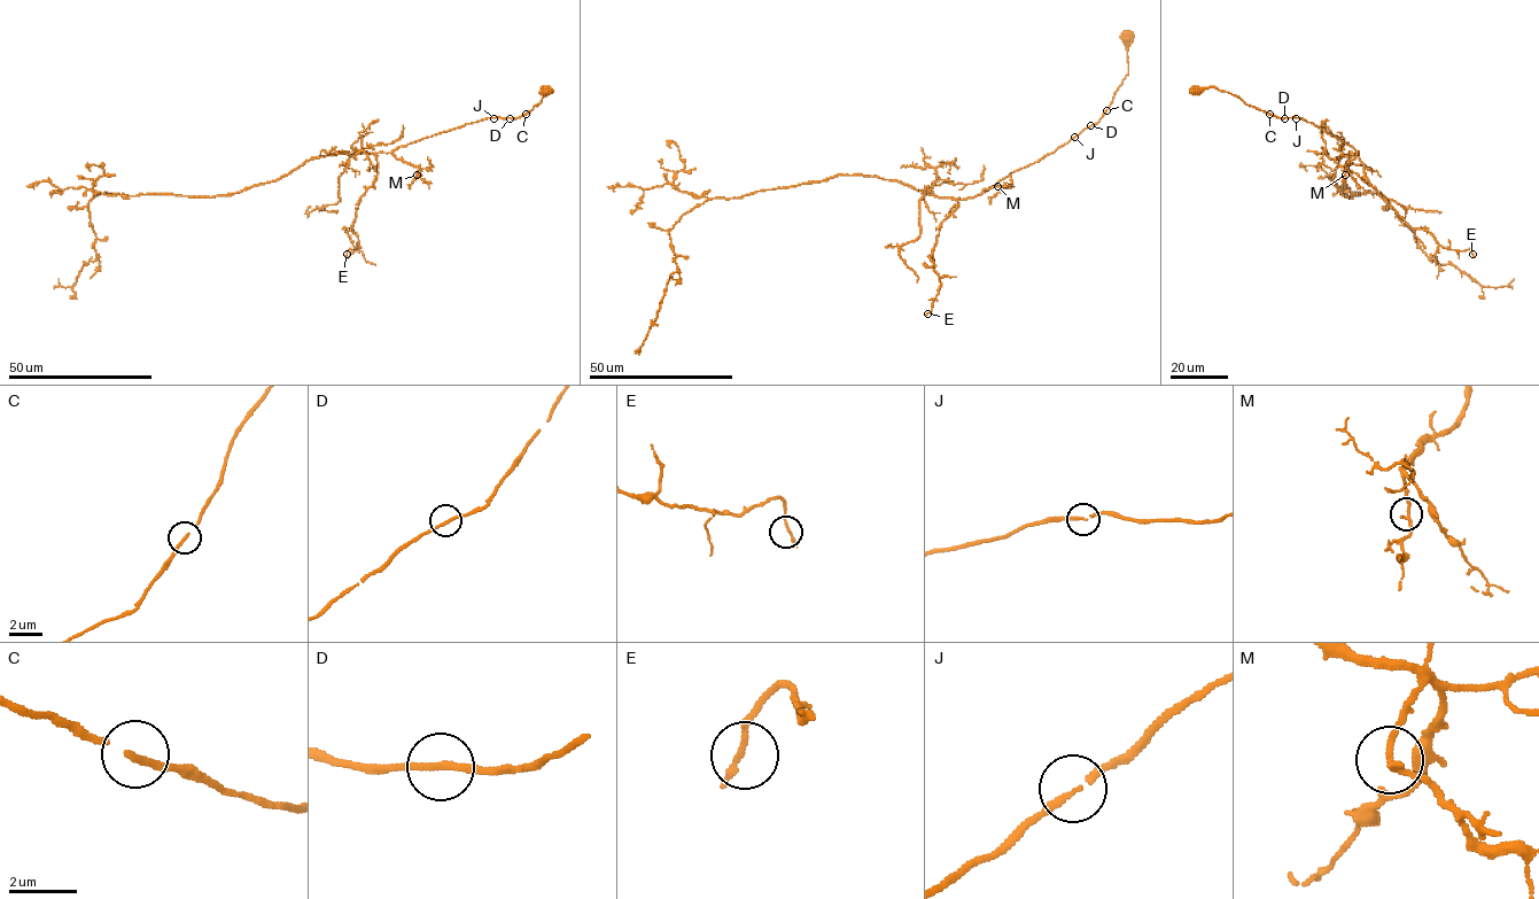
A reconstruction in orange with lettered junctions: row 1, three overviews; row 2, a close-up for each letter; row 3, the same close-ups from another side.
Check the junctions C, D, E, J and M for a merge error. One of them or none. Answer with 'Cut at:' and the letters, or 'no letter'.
Cut at: no letter

